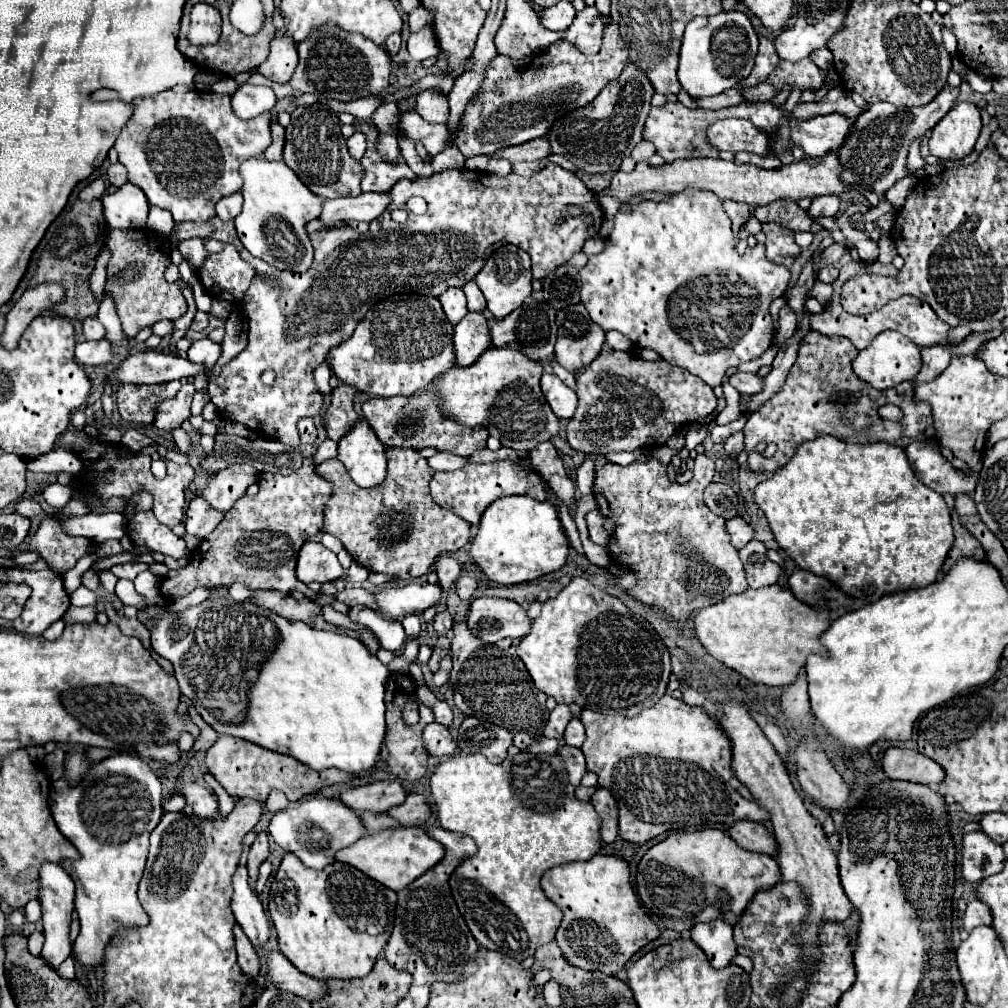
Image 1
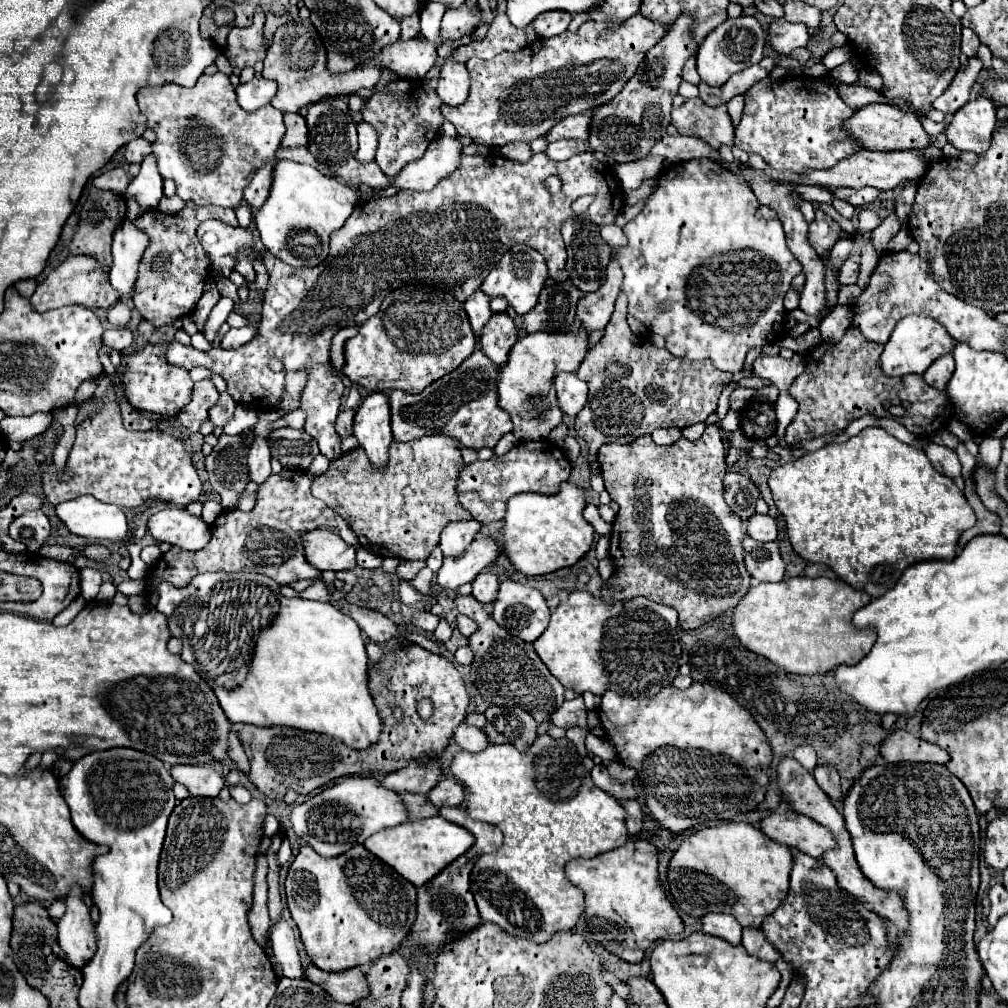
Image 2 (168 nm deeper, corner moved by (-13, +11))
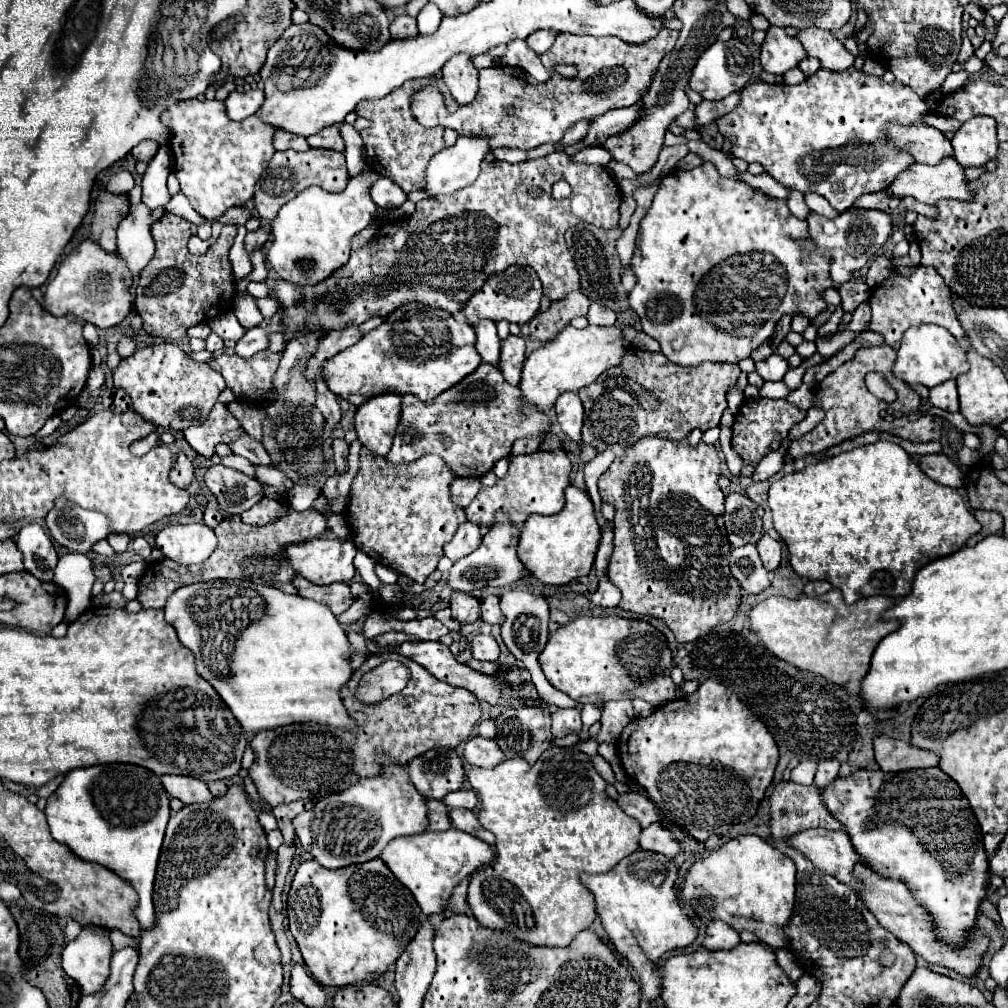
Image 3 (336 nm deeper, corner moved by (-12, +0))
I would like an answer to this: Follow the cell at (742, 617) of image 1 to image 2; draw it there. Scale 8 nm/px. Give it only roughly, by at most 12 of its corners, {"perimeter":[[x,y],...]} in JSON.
{"perimeter":[[842,580],[762,582],[738,640],[794,674],[858,664],[876,640]]}

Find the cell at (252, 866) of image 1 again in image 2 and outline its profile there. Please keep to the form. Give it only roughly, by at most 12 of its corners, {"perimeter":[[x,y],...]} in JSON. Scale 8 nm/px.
{"perimeter":[[282,836],[272,838],[268,858],[268,910],[270,920],[282,918],[278,890],[278,848]]}

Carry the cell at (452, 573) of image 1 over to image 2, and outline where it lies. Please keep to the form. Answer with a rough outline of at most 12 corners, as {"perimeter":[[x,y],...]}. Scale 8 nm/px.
{"perimeter":[[454,522],[442,530],[444,556],[462,556],[480,522]]}

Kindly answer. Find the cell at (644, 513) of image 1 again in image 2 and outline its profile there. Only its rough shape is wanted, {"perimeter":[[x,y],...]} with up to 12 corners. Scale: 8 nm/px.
{"perimeter":[[723,431],[598,450],[620,506],[604,600],[682,630],[750,588]]}

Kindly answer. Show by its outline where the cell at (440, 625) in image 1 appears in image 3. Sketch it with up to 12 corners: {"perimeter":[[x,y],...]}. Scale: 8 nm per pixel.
{"perimeter":[[479,633],[469,647],[475,659],[497,661],[499,645],[493,635]]}

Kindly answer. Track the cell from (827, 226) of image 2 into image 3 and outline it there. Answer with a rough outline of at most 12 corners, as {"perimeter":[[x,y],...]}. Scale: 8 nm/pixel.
{"perimeter":[[883,211],[809,217],[809,235],[831,253],[835,289],[889,239]]}

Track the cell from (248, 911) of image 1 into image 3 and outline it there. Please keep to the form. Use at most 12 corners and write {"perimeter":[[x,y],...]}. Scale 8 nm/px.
{"perimeter":[[297,963],[289,991],[307,1007],[325,1007],[327,995]]}

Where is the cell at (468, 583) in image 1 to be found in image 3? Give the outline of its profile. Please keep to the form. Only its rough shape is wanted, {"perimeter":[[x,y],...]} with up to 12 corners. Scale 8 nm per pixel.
{"perimeter":[[483,595],[481,619],[501,625],[503,615],[497,595]]}

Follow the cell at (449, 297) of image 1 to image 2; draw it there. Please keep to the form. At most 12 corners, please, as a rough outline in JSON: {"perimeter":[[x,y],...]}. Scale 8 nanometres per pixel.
{"perimeter":[[474,292],[464,310],[476,336],[492,316],[490,298]]}

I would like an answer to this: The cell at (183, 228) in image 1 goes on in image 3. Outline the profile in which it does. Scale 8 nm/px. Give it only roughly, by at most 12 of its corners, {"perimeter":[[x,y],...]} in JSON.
{"perimeter":[[153,223],[157,251],[139,273],[135,311],[165,341],[231,309],[225,225],[205,255],[191,223]]}

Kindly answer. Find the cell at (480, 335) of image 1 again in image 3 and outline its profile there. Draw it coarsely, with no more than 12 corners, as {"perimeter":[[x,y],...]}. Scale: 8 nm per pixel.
{"perimeter":[[519,335],[501,341],[499,371],[517,385],[525,361]]}

